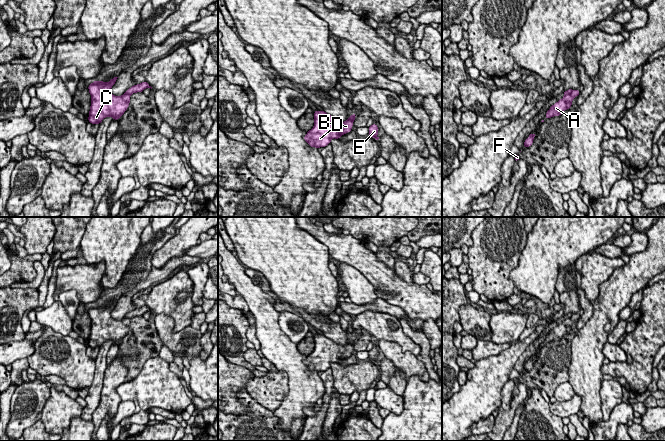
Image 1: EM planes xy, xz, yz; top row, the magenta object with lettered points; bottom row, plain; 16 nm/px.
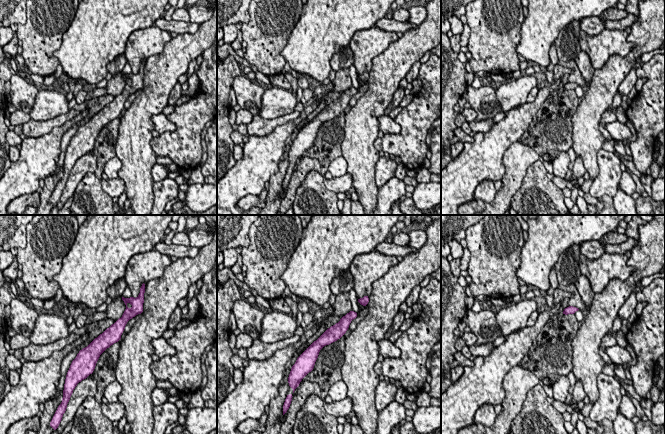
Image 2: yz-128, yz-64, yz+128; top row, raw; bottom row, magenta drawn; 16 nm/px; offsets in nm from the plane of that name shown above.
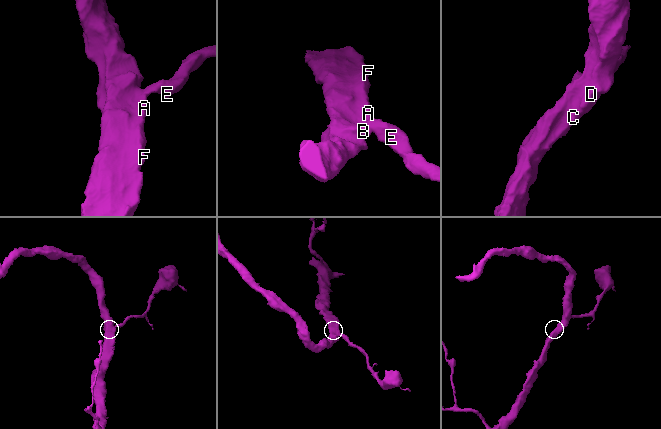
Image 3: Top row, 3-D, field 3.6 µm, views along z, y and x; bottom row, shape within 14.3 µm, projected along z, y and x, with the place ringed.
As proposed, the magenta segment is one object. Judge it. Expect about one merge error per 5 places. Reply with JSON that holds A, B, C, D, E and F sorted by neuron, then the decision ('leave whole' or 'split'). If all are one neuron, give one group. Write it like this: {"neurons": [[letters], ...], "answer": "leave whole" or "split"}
{"neurons": [["A", "B", "C", "D", "F"], ["E"]], "answer": "split"}

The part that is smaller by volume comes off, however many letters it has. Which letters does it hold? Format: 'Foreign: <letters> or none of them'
Foreign: E

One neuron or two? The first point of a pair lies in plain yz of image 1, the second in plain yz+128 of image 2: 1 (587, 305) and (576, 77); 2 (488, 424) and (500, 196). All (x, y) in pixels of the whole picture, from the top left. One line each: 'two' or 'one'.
1: two
2: two

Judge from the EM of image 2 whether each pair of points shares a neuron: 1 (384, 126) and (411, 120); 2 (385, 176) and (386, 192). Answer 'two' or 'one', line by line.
1: two
2: two

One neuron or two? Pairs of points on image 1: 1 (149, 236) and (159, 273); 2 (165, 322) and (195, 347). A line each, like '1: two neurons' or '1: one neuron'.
1: two neurons
2: one neuron

